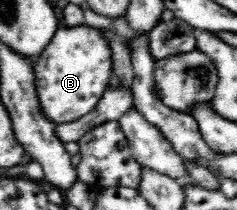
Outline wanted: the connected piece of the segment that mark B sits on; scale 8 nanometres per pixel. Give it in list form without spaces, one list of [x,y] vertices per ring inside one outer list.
[[[85,24],[58,29],[34,62],[36,94],[44,116],[57,125],[88,114],[102,98],[112,73],[111,48],[100,28]]]

